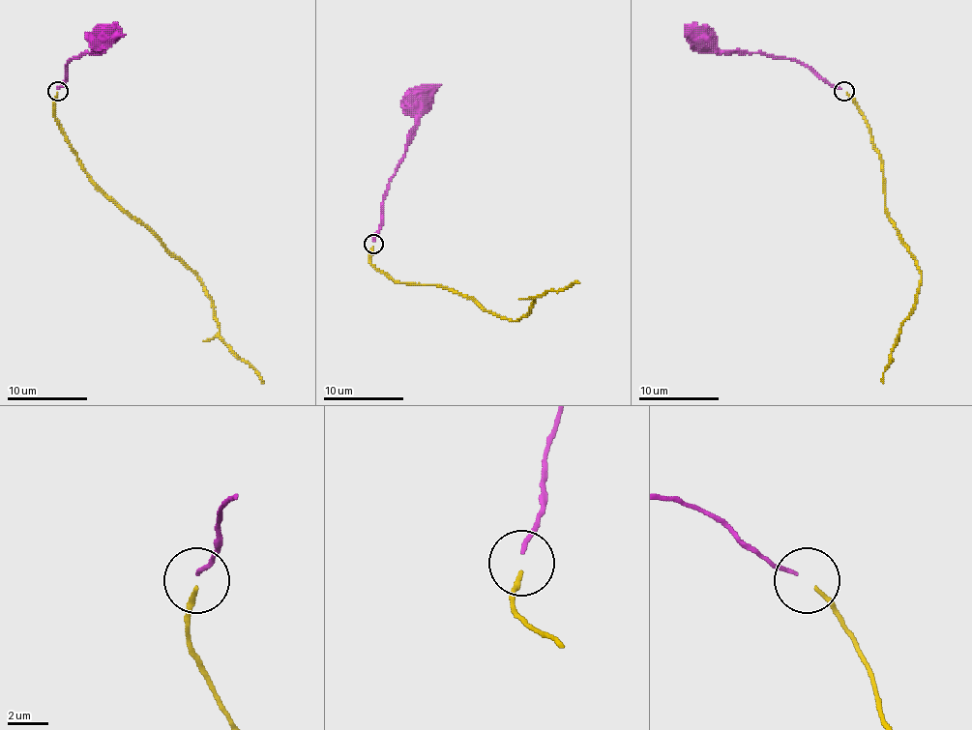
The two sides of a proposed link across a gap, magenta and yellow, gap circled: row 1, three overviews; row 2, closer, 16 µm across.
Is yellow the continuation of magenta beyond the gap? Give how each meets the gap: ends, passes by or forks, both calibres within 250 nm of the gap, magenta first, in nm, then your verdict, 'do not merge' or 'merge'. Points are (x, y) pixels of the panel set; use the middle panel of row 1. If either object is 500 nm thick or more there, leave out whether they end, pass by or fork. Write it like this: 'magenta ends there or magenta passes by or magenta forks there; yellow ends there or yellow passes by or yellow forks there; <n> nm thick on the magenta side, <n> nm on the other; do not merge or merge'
magenta ends there; yellow ends there; 200 nm thick on the magenta side, 200 nm on the other; merge

